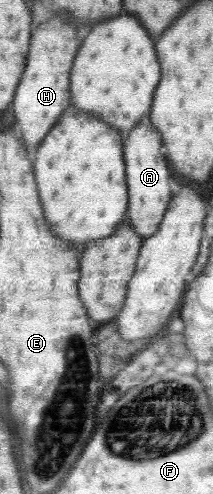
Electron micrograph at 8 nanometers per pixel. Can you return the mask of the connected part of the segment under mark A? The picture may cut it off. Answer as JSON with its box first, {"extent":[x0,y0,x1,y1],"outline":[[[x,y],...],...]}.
{"extent":[122,116,175,240],"outline":[[[147,116],[139,120],[122,146],[129,193],[125,217],[131,222],[129,225],[135,230],[134,232],[143,240],[158,232],[163,214],[167,212],[169,201],[174,196],[175,181],[162,148],[161,134],[153,128],[150,117],[147,118]]]}

